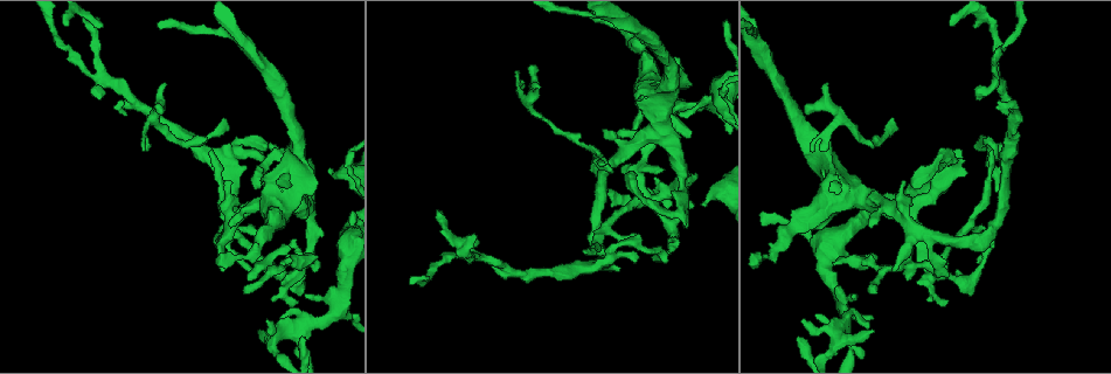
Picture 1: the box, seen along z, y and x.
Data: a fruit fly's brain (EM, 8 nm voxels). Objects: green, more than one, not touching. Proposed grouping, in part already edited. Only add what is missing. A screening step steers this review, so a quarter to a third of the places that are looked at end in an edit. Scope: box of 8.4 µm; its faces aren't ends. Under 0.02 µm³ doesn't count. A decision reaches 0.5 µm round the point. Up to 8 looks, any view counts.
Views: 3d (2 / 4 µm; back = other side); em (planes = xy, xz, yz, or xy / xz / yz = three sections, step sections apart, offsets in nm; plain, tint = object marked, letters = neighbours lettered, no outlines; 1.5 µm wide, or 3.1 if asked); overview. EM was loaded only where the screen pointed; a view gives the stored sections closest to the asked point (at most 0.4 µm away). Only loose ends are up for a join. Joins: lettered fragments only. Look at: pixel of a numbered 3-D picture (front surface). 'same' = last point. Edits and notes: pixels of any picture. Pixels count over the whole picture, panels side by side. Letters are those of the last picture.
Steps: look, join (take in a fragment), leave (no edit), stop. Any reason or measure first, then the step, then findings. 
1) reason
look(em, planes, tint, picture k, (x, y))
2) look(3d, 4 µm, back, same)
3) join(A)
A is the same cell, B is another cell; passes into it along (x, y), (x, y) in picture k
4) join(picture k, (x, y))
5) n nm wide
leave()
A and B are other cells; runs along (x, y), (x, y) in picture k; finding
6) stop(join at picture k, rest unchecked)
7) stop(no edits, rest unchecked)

an open end
look(em, planes, letters, picture 1, (873, 293))

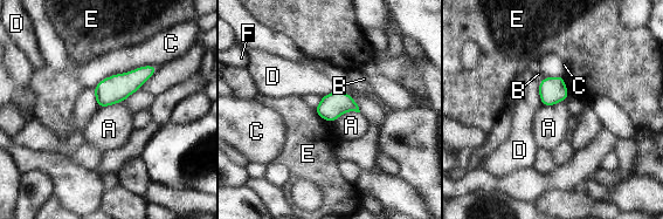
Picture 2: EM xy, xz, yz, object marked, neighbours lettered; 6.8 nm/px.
C touches over 480 nm
leave()
A, B, C, D, E and F are other cells; no lettered fragment goes on from it

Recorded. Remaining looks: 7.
branch stops here
look(em, planes, letters, picture 1, (599, 164))

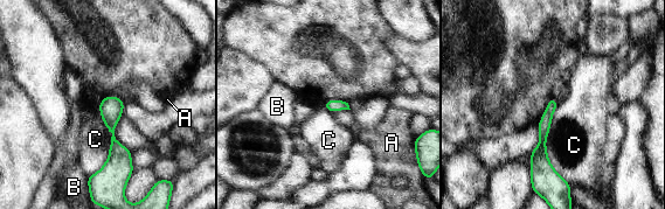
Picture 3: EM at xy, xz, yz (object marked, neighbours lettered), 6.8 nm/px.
leave()
A, B and C are other cells; runs along (110, 98), (115, 161), (98, 176) in picture 3; no lettered fragment goes on from it

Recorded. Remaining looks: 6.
an open end
look(em, planes, letters, picture 1, (540, 87))

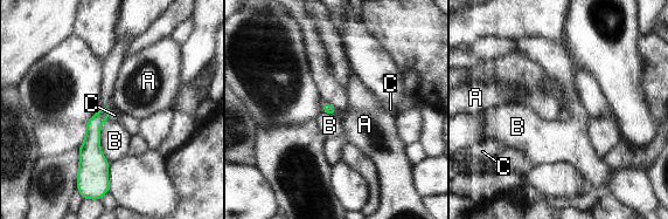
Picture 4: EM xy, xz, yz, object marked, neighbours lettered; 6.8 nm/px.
80 nm wide
join(C)
C is the same cell, A and B are other cells; it goes on there

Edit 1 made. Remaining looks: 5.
stop(join at picture 4, rest unchecked)

